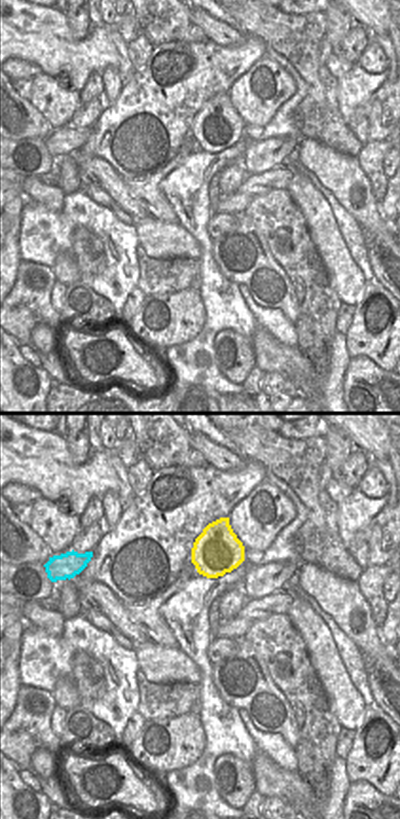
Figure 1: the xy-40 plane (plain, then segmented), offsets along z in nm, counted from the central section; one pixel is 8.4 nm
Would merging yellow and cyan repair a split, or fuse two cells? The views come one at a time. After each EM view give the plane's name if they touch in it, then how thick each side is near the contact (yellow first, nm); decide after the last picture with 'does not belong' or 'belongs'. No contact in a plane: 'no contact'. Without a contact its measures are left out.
no contact

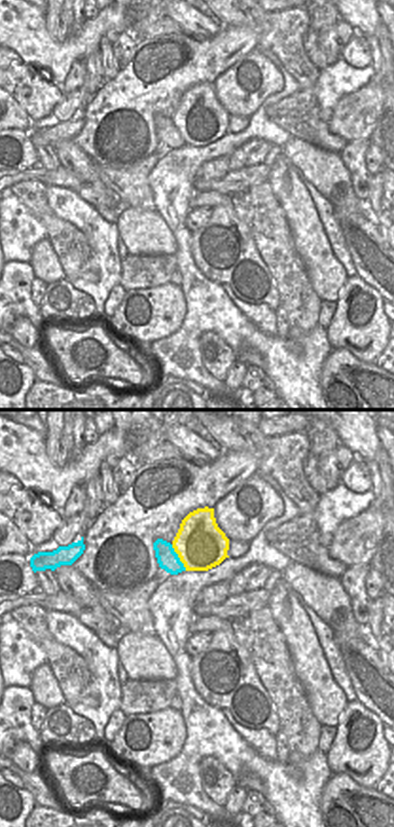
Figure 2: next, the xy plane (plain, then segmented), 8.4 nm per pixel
xy | 420/180 nm

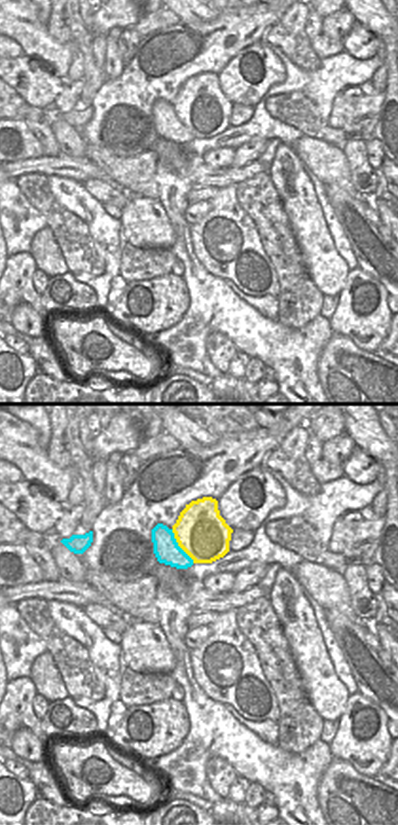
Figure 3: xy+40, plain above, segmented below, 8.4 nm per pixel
xy+40 | 440/220 nm

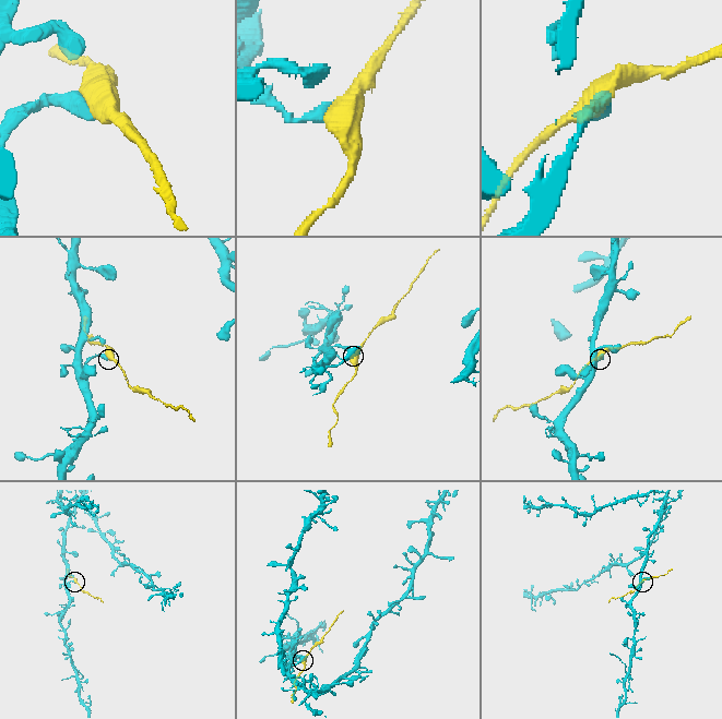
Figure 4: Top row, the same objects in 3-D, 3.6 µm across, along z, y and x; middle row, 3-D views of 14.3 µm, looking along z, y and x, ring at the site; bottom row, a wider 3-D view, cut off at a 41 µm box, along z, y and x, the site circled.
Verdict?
does not belong

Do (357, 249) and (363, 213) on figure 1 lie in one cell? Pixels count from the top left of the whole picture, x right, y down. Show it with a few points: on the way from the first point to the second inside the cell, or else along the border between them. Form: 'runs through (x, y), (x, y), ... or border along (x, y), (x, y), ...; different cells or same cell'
border along (332, 192), (338, 203), (361, 226); different cells

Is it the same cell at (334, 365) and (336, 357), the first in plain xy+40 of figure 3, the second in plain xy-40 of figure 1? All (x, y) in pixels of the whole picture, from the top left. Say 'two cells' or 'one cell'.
two cells

